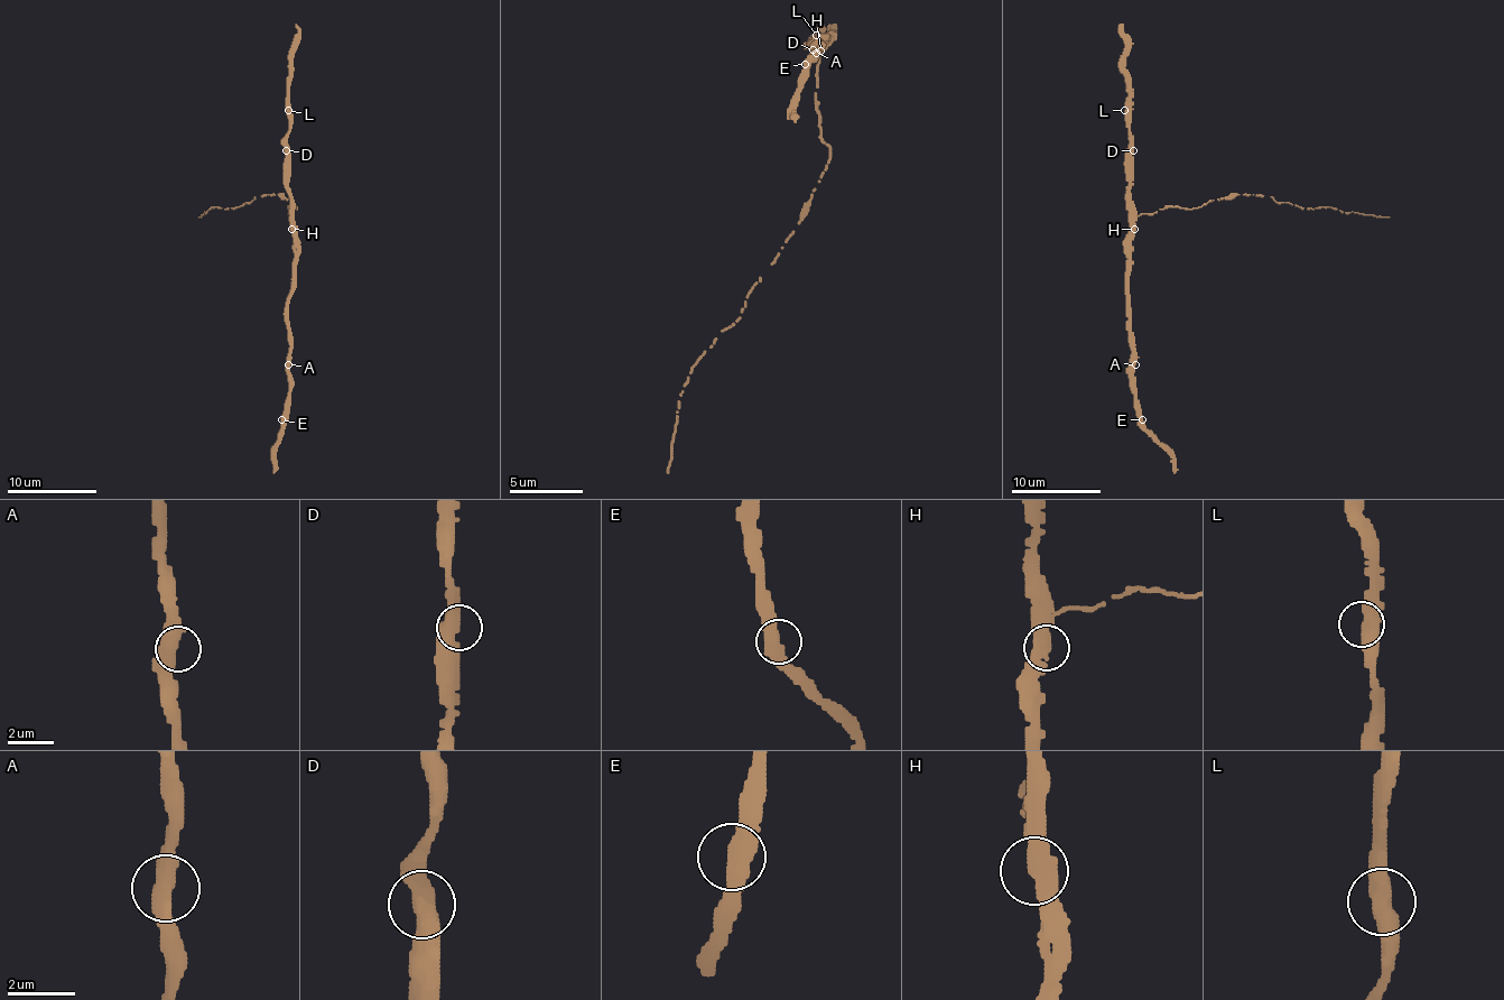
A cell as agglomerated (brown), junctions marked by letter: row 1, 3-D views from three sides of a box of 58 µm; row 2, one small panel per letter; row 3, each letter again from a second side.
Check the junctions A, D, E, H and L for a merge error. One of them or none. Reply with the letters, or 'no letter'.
no letter

